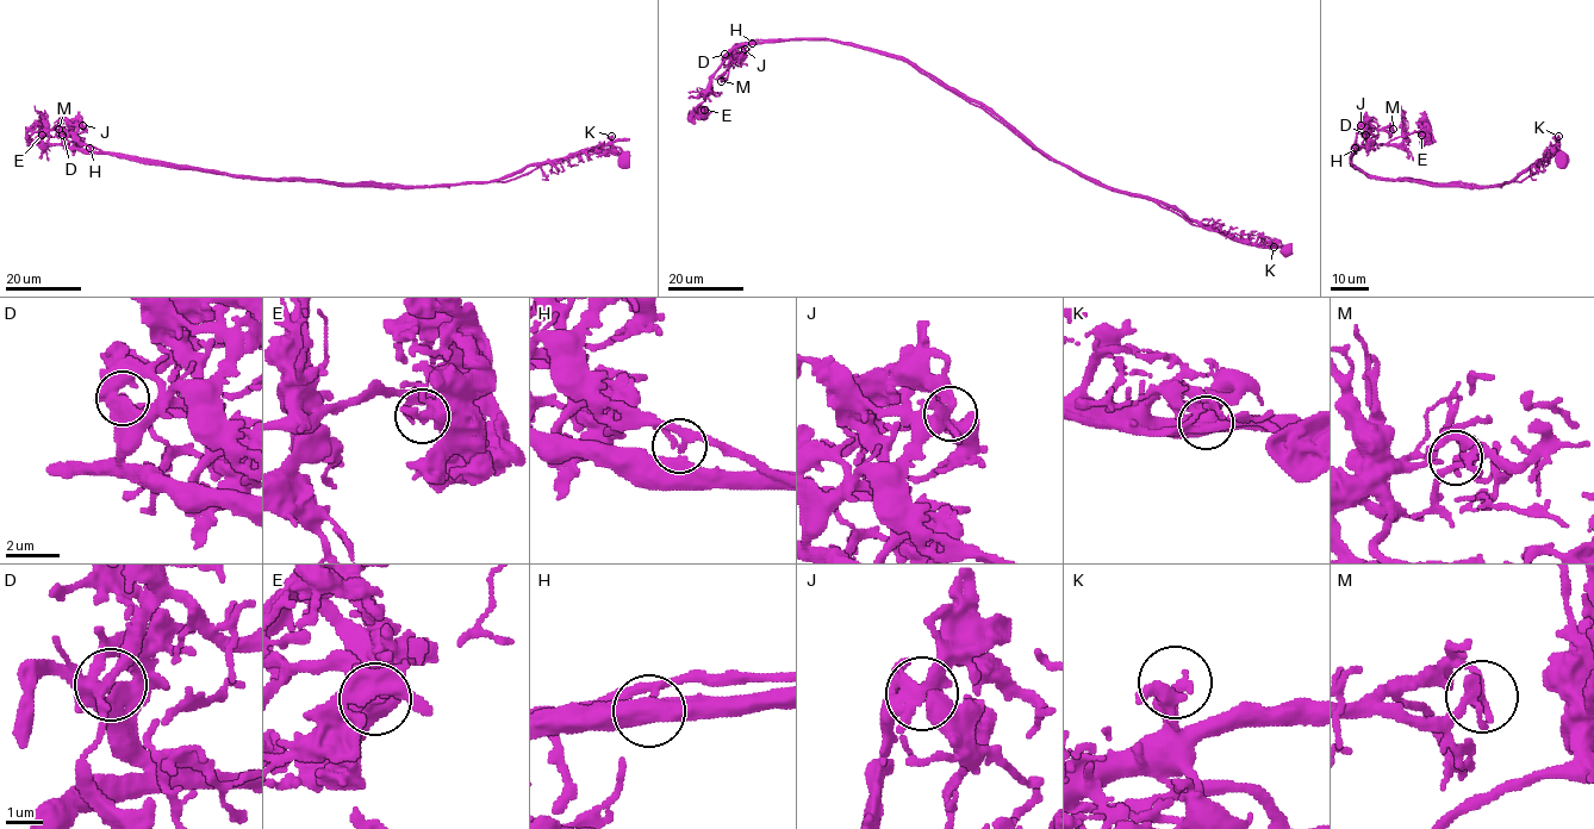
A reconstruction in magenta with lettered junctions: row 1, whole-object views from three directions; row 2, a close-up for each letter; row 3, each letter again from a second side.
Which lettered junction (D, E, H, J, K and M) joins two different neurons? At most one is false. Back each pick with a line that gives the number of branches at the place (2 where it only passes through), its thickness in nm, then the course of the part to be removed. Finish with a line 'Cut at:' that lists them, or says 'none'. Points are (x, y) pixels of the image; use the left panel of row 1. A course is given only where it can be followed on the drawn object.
H: 2 branches meet; 320 nm thick; foreign part runs (89, 148), (136, 161), (232, 176), (404, 186), (510, 181), (542, 164), (601, 148), (618, 148), (627, 168)
Cut at: H

